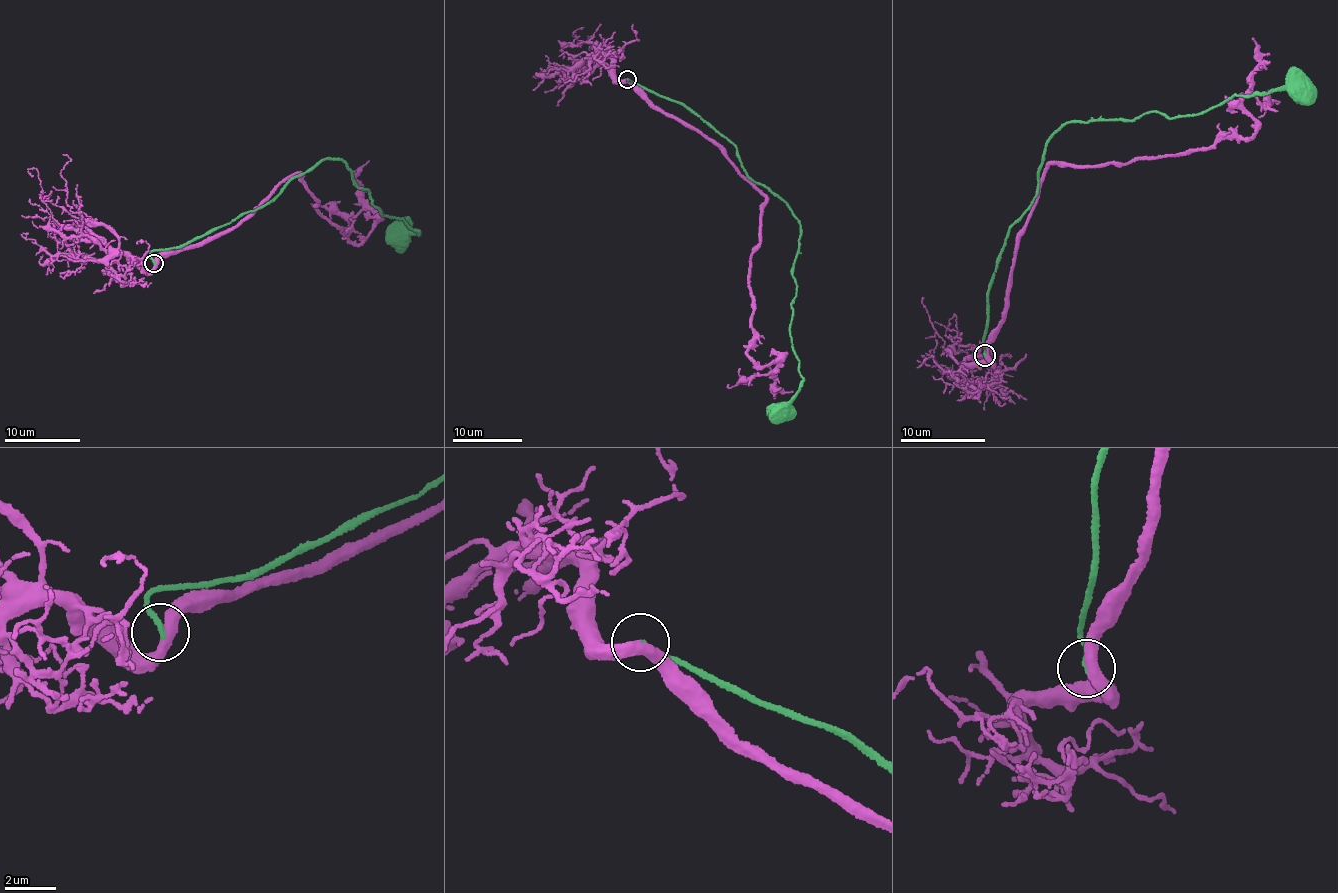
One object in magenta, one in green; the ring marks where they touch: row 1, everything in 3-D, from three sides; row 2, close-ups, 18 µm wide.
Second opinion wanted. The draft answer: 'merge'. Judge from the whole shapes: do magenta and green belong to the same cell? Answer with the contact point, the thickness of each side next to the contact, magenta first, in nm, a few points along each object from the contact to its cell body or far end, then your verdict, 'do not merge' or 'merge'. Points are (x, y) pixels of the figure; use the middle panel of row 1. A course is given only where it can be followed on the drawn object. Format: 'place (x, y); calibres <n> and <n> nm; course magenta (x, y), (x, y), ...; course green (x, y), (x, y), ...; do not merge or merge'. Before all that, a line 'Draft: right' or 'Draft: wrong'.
Draft: right
place (627, 79); calibres 440 and 220 nm; course magenta (628, 80), (720, 149), (765, 196), (761, 242), (749, 269), (748, 357), (762, 365), (776, 362), (726, 386); course green (628, 80), (691, 108), (737, 149), (745, 172), (798, 220), (790, 340), (801, 383), (786, 416), (776, 413); merge

